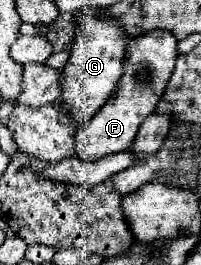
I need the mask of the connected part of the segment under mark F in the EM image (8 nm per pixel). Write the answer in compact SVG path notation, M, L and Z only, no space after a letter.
M149 30L129 40L123 58L123 76L117 82L115 96L111 96L93 116L87 126L81 126L75 134L75 148L87 162L99 160L107 154L129 150L141 122L157 108L165 86L173 74L177 58L177 38L169 30Z

